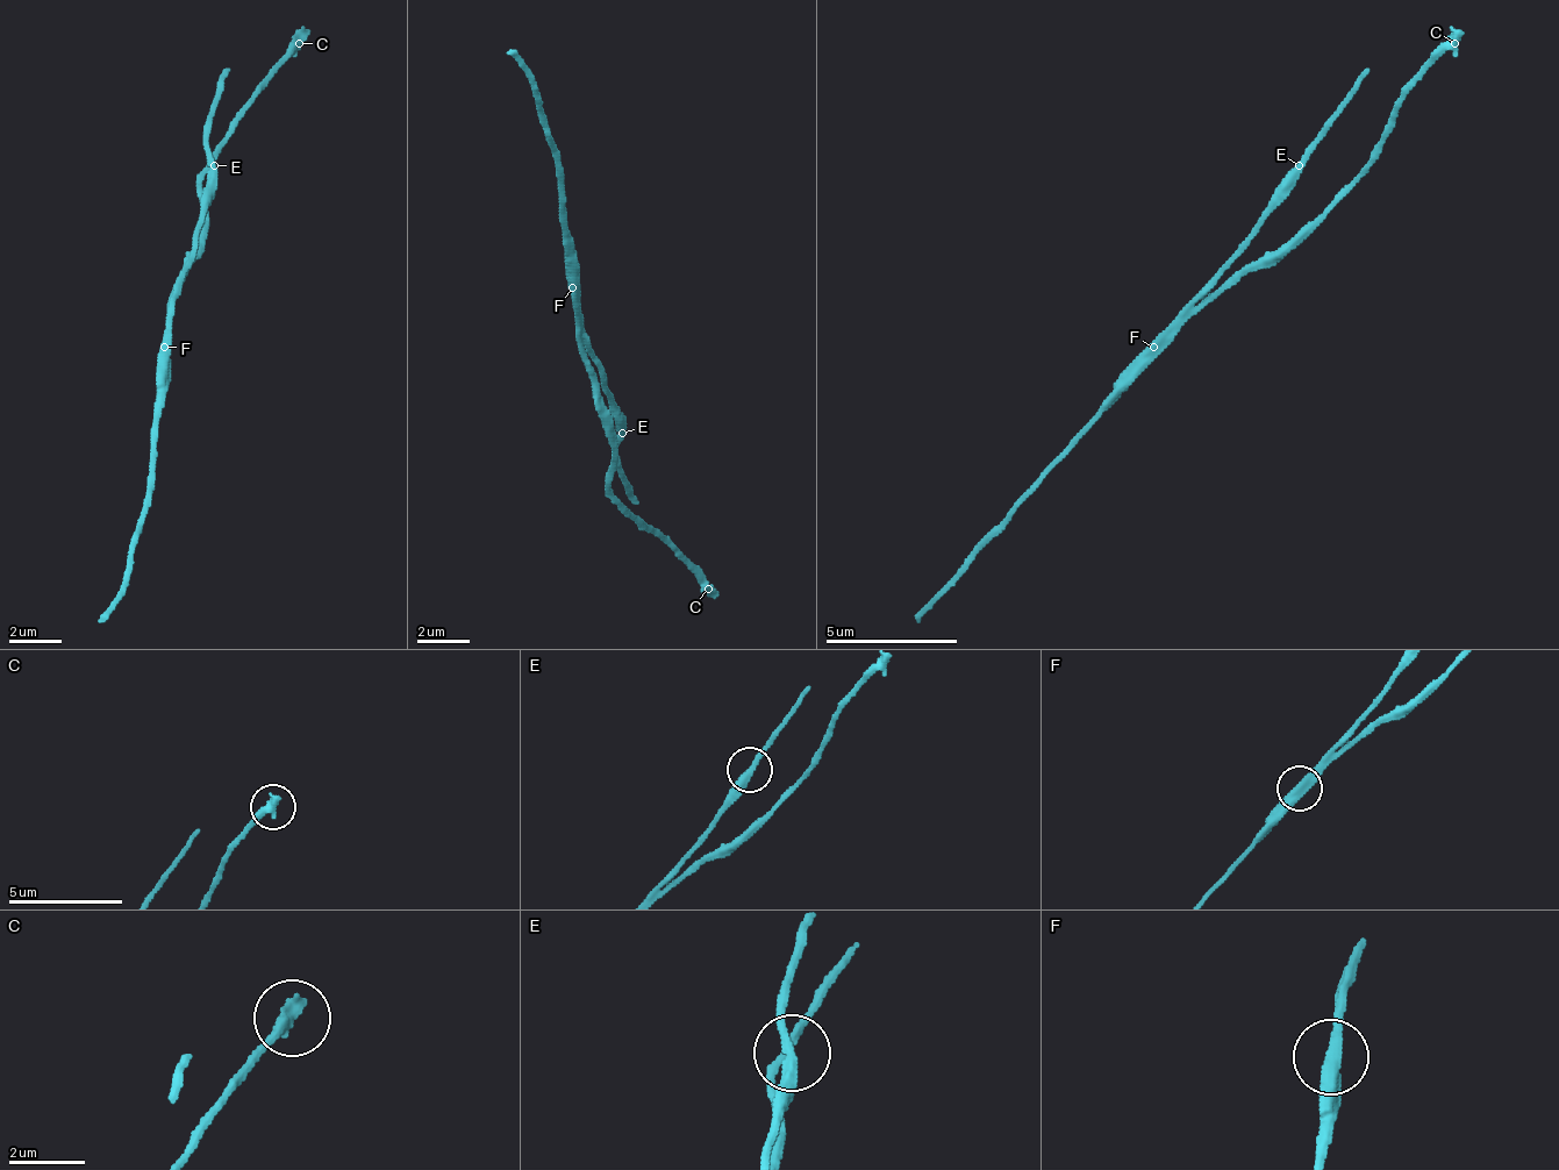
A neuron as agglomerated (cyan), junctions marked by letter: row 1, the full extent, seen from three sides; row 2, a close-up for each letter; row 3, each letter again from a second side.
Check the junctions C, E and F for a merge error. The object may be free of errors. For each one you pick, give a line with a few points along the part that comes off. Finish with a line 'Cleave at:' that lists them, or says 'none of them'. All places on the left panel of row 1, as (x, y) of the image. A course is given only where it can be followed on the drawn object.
F: (165, 345), (172, 286), (205, 207), (205, 114), (231, 68)
Cleave at: F

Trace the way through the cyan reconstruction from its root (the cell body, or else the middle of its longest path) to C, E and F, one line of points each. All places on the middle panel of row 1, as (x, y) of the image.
C: (580, 335), (580, 356), (594, 382), (594, 408), (614, 441), (614, 475), (607, 487), (707, 587)
E: (580, 335), (601, 369), (601, 382), (614, 401), (614, 428), (621, 435)
F: (580, 335), (580, 295), (574, 290)

